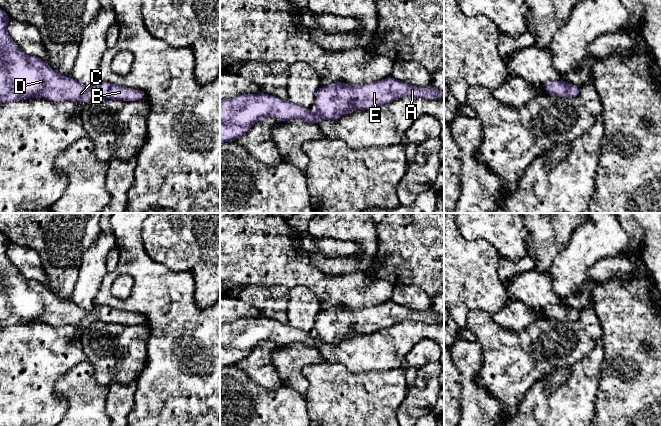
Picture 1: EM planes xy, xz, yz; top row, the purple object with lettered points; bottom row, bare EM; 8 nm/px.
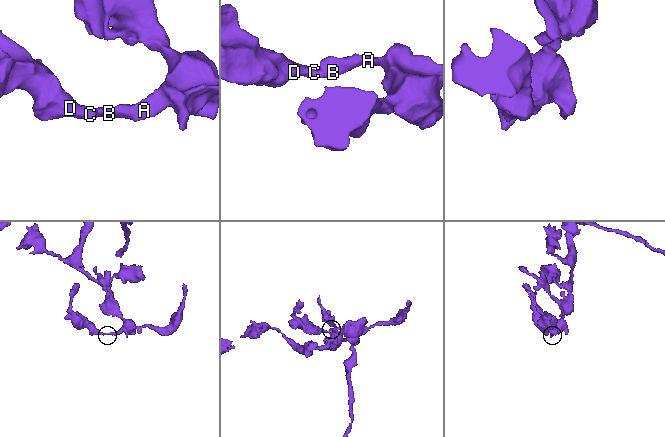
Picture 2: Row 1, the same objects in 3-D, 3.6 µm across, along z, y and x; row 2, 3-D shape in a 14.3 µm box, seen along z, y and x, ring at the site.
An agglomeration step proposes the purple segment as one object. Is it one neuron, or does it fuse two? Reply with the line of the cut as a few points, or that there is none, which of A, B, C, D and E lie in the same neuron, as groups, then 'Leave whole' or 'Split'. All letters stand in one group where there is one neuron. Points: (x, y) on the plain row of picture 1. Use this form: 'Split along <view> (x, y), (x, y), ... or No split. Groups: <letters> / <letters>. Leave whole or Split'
No split. Groups: A B C D E. Leave whole

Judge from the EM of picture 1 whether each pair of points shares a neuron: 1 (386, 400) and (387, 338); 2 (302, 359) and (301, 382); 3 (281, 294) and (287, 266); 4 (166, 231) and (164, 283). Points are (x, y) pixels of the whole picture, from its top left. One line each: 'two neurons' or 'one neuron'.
1: two neurons
2: one neuron
3: two neurons
4: two neurons

